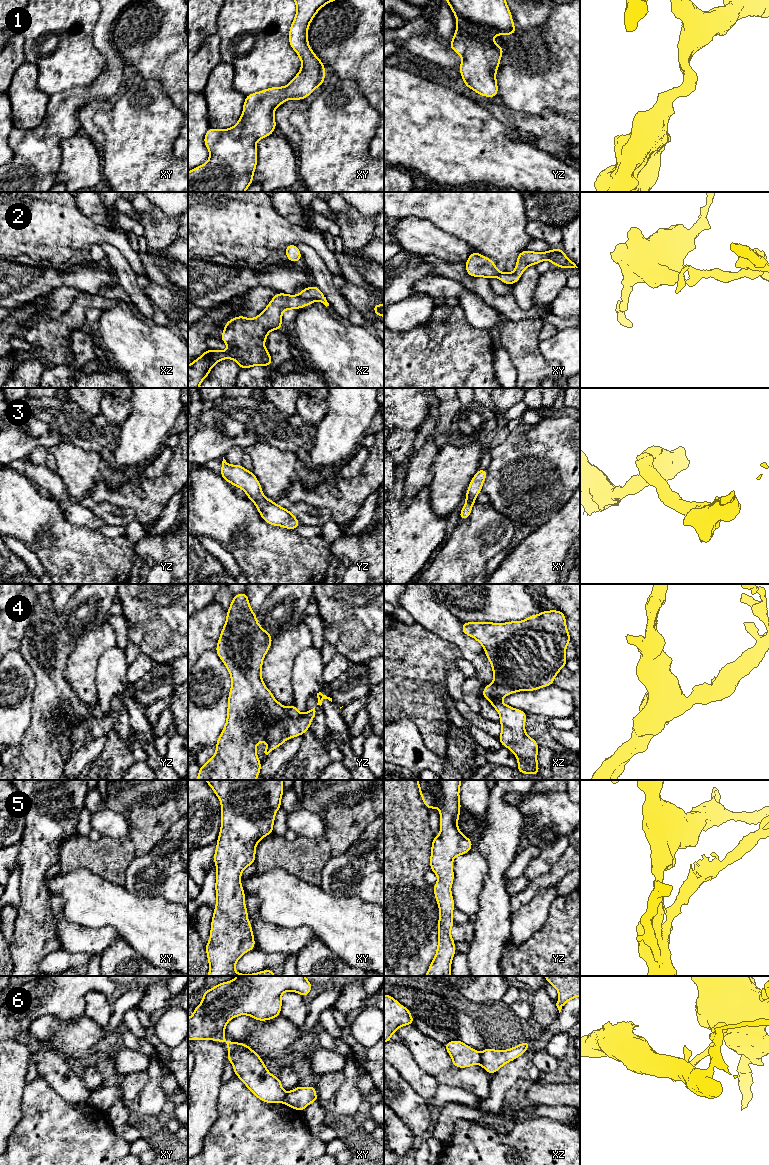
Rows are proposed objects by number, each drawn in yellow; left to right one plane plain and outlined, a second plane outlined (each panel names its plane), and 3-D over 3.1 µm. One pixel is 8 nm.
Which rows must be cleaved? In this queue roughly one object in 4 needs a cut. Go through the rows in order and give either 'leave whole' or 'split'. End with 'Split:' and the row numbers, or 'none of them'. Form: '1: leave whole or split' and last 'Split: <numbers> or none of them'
1: leave whole
2: leave whole
3: leave whole
4: leave whole
5: leave whole
6: split
Split: 6

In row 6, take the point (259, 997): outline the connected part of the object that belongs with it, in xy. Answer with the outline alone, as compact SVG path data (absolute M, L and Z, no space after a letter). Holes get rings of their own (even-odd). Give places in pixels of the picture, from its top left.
M237 976L229 982L222 982L213 988L203 991L202 1002L194 1008L193 1015L188 1018L188 1039L214 1040L224 1042L228 1046L227 1060L232 1063L235 1076L239 1077L246 1087L265 1103L281 1103L283 1088L279 1077L268 1072L268 1068L258 1053L245 1043L228 1041L224 1038L226 1024L239 1015L249 1015L258 1021L265 1021L280 1016L281 995L293 991L306 997L313 985L305 976Z

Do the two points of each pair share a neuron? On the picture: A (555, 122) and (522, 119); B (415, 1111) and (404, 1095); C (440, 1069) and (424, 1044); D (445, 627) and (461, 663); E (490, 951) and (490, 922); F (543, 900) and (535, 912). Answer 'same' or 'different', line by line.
A: same
B: same
C: same
D: different
E: same
F: same

